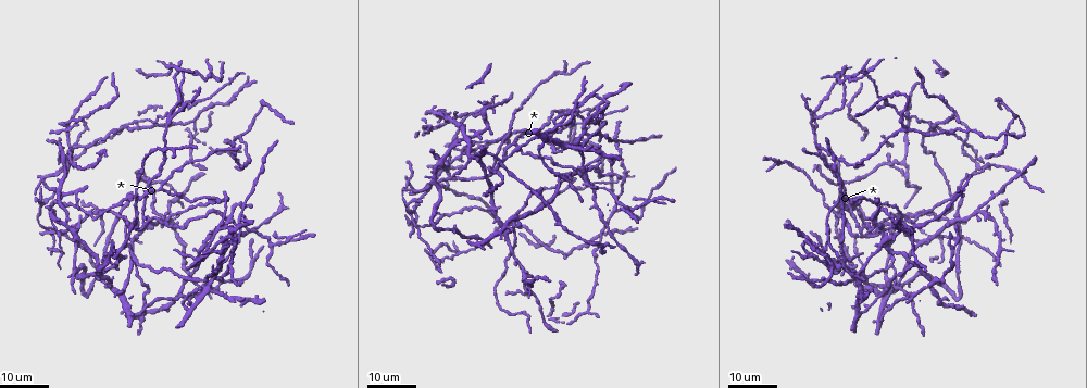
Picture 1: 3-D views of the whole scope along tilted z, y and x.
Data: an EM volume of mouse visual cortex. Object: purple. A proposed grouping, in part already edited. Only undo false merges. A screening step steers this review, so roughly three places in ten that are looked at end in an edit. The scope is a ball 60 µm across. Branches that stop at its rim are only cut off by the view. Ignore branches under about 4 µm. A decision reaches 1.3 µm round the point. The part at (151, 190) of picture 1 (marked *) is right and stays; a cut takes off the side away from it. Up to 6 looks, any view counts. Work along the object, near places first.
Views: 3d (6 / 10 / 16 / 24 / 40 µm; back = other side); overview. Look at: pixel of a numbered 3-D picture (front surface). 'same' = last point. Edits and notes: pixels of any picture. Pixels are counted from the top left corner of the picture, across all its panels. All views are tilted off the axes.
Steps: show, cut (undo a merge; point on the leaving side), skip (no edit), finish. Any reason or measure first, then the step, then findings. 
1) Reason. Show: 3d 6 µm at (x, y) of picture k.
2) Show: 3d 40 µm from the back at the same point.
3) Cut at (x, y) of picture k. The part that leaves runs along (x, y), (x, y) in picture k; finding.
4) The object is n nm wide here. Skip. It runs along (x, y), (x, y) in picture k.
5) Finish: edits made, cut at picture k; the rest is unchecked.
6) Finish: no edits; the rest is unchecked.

Arms part here. Show: 3d 24 µm at (447, 182) of picture 1.

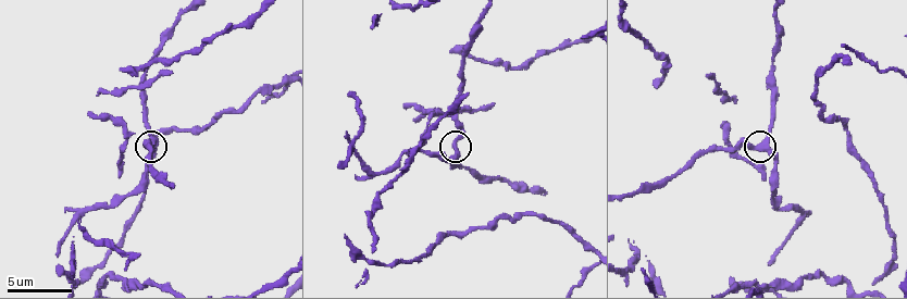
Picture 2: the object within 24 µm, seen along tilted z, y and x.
Show: 3d 10 µm at (759, 148) of picture 2.

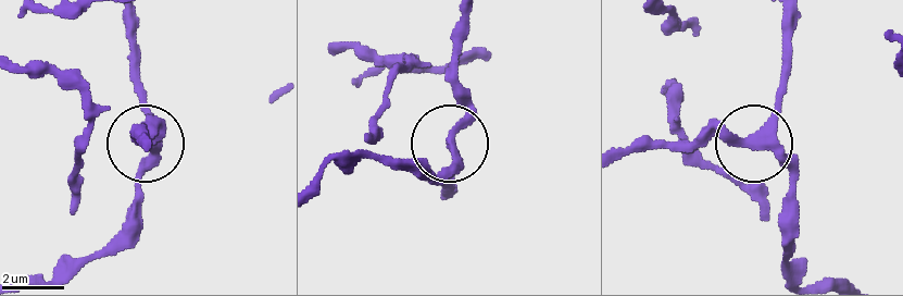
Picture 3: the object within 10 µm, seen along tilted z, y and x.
3 arms meet here. Skip. Continuous, no second neuron.

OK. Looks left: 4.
Branch point. Show: 3d 24 µm at (814, 129) of picture 1.

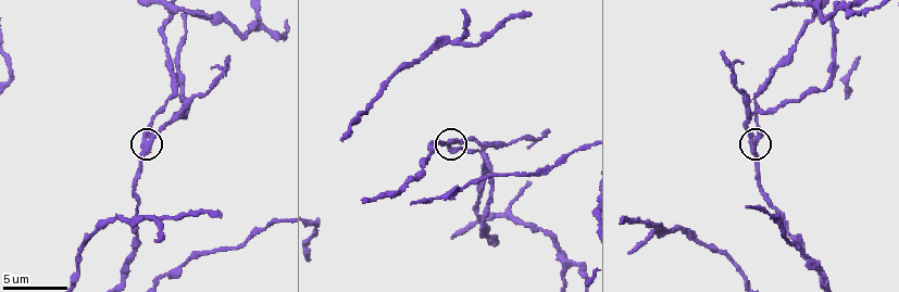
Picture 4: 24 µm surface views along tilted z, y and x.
Show: 3d 6 µm at (144, 137) of picture 4.

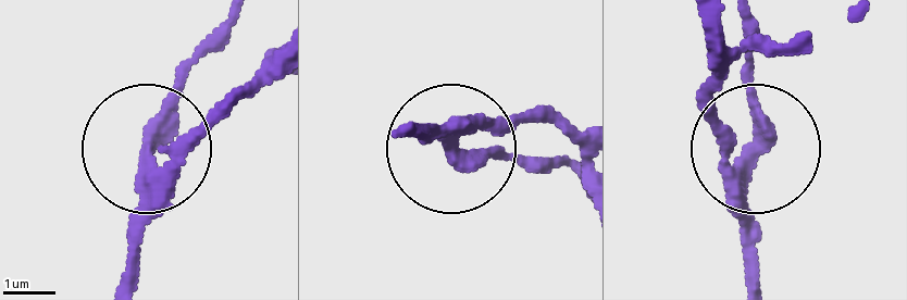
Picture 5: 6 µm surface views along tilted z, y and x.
The side arm is 18 µm long. Skip. It runs along (747, 280), (744, 153), (722, 147), (707, 50) in picture 5; all the same neuron.

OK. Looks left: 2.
Branch point. Show: 3d 24 µm at (145, 222) of picture 1.

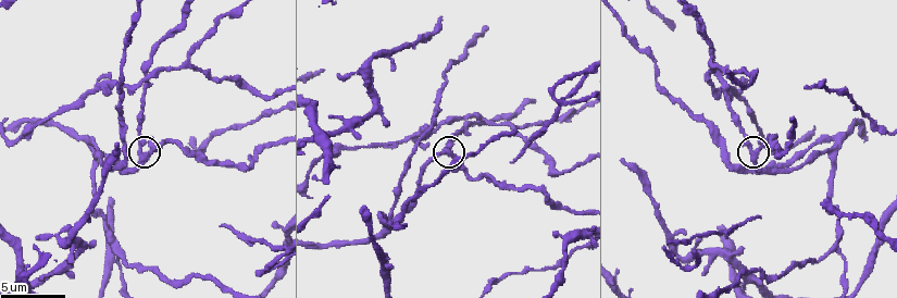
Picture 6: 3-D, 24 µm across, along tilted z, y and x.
Closer look. Show: 3d 6 µm at (449, 153) of picture 6.

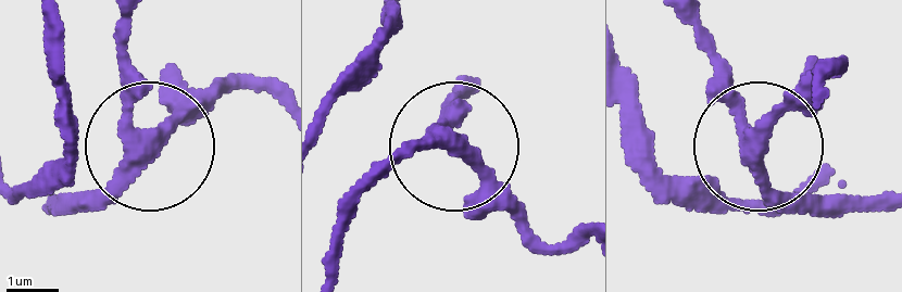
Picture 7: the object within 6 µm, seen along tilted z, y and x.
Skip. It runs along (130, 23), (145, 137), (220, 79) in picture 7; all the same neuron.

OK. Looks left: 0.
Finish: no edits; the rest is unchecked.

